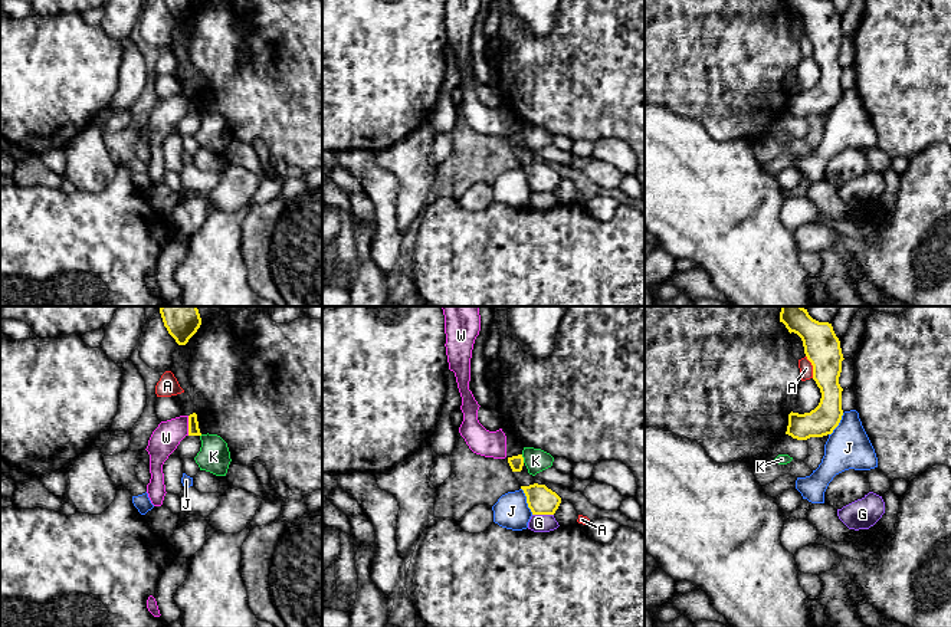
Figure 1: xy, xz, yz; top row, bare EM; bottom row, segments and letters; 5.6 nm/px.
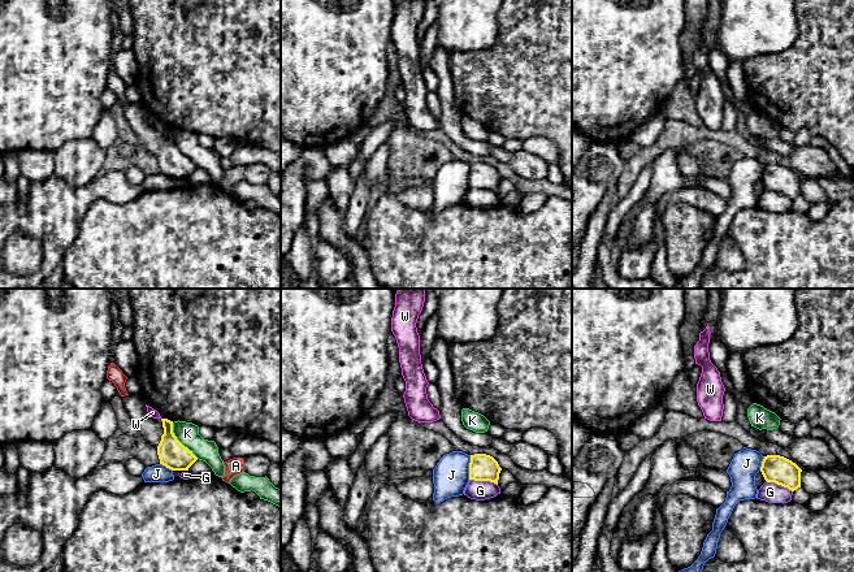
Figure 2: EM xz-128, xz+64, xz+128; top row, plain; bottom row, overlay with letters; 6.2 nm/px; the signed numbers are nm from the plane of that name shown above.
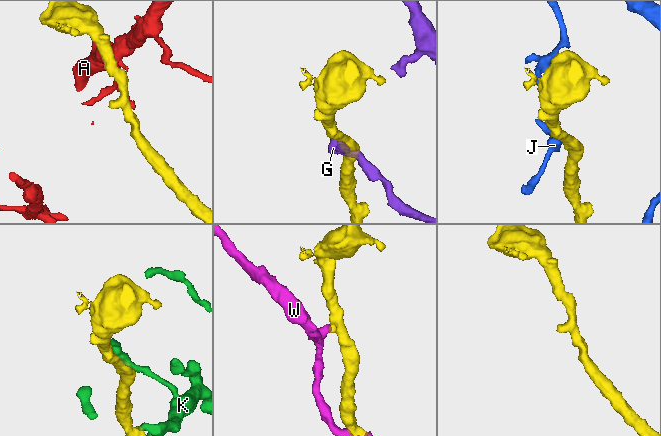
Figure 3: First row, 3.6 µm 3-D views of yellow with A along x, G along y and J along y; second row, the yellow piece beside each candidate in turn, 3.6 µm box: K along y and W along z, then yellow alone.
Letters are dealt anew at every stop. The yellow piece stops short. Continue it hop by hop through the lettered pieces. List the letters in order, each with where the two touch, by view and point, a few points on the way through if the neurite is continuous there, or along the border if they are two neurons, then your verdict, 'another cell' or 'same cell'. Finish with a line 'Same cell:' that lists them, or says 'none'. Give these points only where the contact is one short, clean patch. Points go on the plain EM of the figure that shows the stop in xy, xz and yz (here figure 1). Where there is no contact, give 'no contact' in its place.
A: contact yz (813, 45); border yz (806, 33), (812, 43), (813, 55); another cell
G: contact xz (543, 191); another cell
J: contact xz (527, 179); border xz (521, 166), (527, 184), (533, 191); another cell
K: contact xz (522, 137); border xz (521, 133), (524, 140); another cell
W: contact xy (189, 104); border xy (187, 94), (189, 112); another cell
Same cell: none

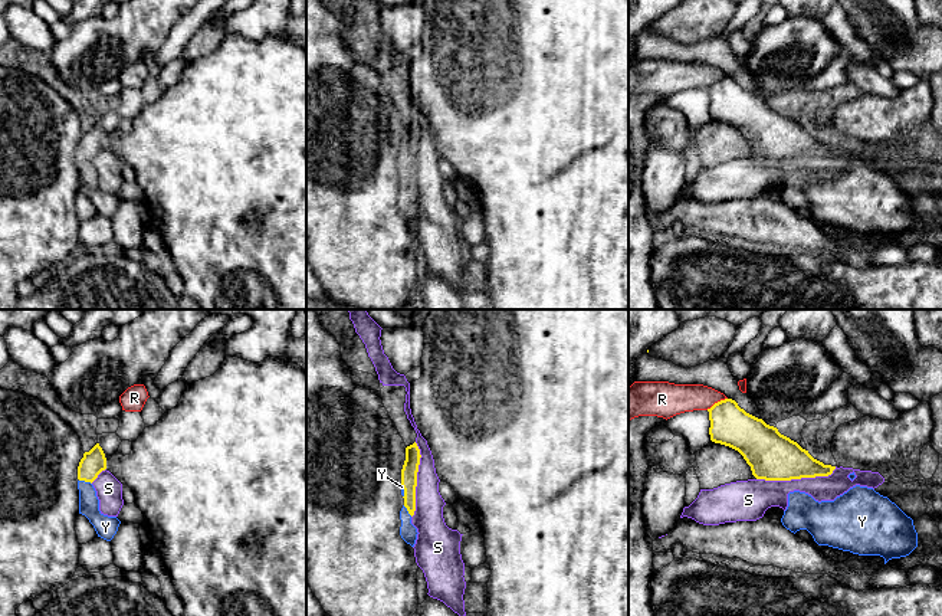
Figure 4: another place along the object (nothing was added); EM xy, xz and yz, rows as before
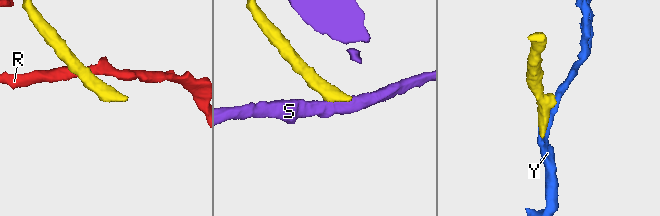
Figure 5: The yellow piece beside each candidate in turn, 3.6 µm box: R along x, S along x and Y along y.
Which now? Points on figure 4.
R: contact yz (718, 79); border yz (726, 75), (706, 87); another cell
S: contact yz (797, 156); border yz (836, 144), (827, 153), (757, 157); another cell
Y: contact xy (85, 159); way xy (94, 140), (88, 147), (85, 159), (88, 179); same cell
Same cell: Y

